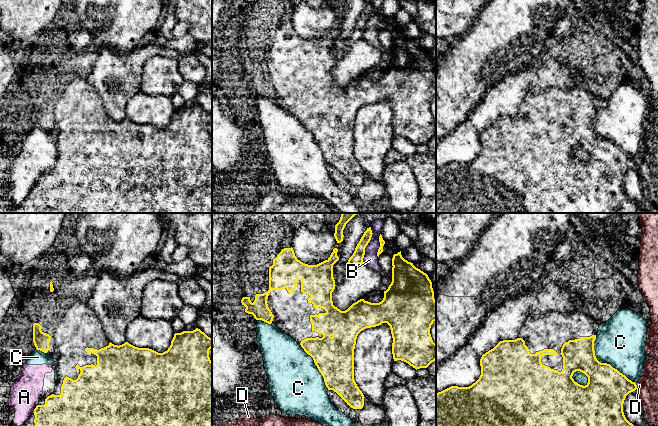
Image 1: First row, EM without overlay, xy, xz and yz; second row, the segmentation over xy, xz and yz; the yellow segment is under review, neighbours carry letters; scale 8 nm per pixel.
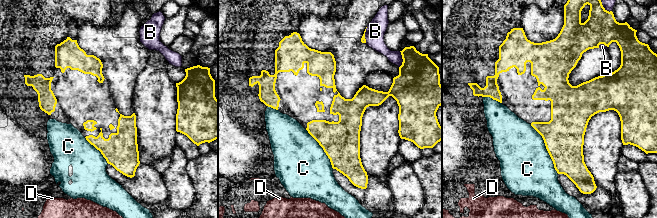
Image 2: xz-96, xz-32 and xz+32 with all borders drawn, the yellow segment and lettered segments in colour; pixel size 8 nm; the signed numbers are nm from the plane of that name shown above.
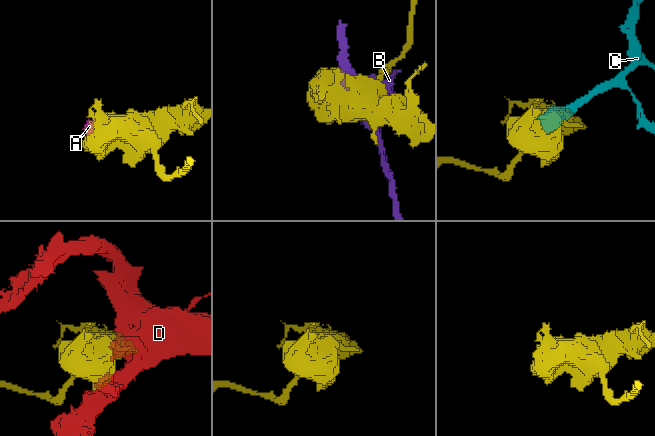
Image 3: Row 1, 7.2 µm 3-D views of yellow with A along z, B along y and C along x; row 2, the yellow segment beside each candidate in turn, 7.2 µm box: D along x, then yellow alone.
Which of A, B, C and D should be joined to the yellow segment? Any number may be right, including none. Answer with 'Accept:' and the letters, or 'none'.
Accept: none

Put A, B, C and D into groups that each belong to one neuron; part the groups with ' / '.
A C / B / D

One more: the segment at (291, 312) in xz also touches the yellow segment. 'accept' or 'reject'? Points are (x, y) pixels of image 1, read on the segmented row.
accept

